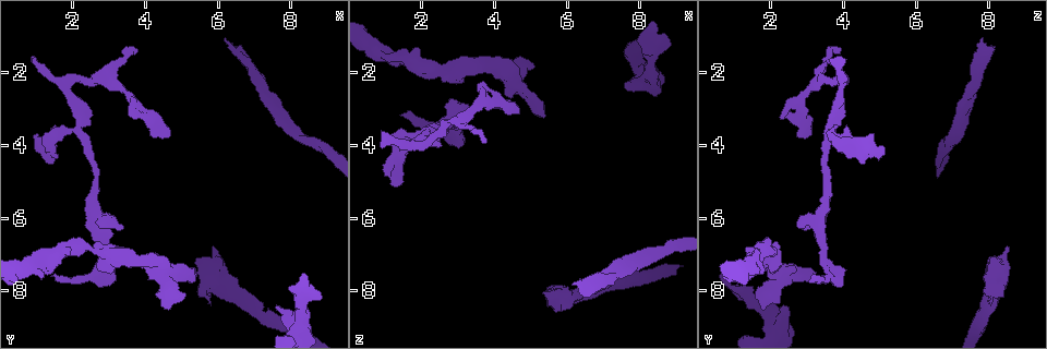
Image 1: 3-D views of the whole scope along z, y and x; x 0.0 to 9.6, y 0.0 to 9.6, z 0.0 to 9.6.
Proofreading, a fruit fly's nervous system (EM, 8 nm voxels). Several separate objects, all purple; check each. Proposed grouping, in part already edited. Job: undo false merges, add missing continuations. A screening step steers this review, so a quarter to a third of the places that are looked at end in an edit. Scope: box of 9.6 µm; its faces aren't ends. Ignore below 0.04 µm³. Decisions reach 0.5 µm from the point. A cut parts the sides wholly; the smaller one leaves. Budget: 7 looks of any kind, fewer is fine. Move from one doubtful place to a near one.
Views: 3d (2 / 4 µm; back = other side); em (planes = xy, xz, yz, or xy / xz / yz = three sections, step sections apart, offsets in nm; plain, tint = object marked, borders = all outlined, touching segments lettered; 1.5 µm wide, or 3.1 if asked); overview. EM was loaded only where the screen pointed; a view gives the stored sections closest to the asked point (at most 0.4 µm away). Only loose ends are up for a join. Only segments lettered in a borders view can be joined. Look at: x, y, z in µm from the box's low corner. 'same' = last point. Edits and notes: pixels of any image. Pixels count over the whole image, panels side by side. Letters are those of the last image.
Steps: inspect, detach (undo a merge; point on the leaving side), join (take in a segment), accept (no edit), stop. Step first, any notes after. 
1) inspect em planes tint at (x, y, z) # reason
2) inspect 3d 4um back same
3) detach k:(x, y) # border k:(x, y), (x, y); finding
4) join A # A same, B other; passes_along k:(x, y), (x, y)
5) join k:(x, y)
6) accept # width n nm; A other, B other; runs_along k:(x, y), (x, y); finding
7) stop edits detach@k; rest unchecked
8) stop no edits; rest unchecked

inspect em xy step 4 borders at (4.65, 8.55, 1.85) # an open end

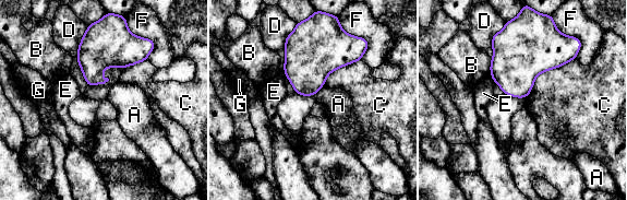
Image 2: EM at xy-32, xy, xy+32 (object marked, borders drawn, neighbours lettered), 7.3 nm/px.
inspect em planes borders same

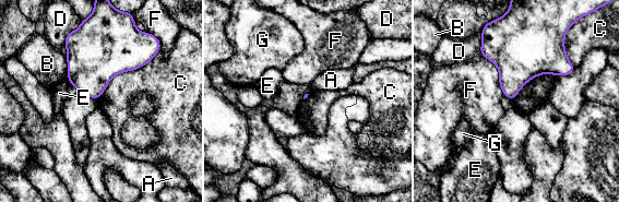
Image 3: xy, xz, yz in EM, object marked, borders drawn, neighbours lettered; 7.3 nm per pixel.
accept # A other, B other, C other, D other, E other, F other, G other; border 3:(156, 52), (117, 73), (97, 99); none of them fits

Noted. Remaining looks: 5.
inspect 3d 2um at (7.60, 8.50, 2.30) # free end

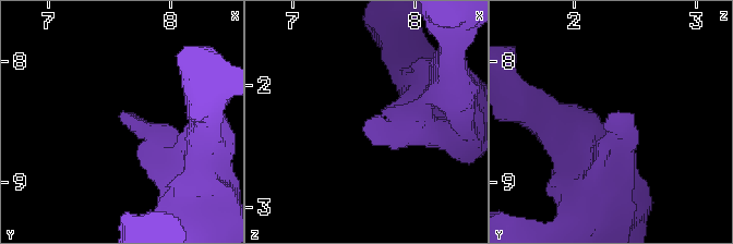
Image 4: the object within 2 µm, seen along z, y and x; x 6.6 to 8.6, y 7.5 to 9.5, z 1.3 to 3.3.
inspect em planes borders at (7.62, 8.42, 2.34) # shape alone is not enough

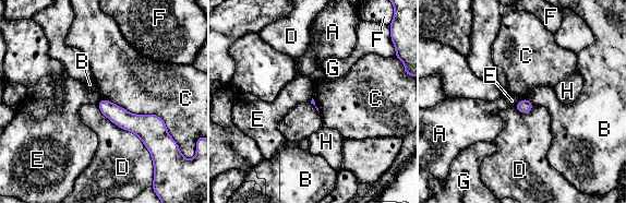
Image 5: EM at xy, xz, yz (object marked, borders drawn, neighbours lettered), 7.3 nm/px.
accept # A other, B other, C other, D other, E other, F other, G other, H other; border 5:(103, 97), (158, 115), (170, 136); no lettered segment goes on from it

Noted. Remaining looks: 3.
inspect em planes borders at (5.85, 6.75, 8.50) # branch stops here

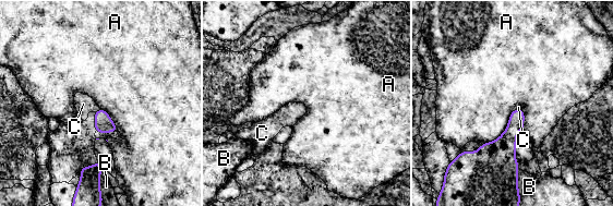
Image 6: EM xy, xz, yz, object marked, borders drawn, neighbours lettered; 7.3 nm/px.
join C # A other, B other, C same; it goes on there

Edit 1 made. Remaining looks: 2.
stop edits join@6; rest unchecked

